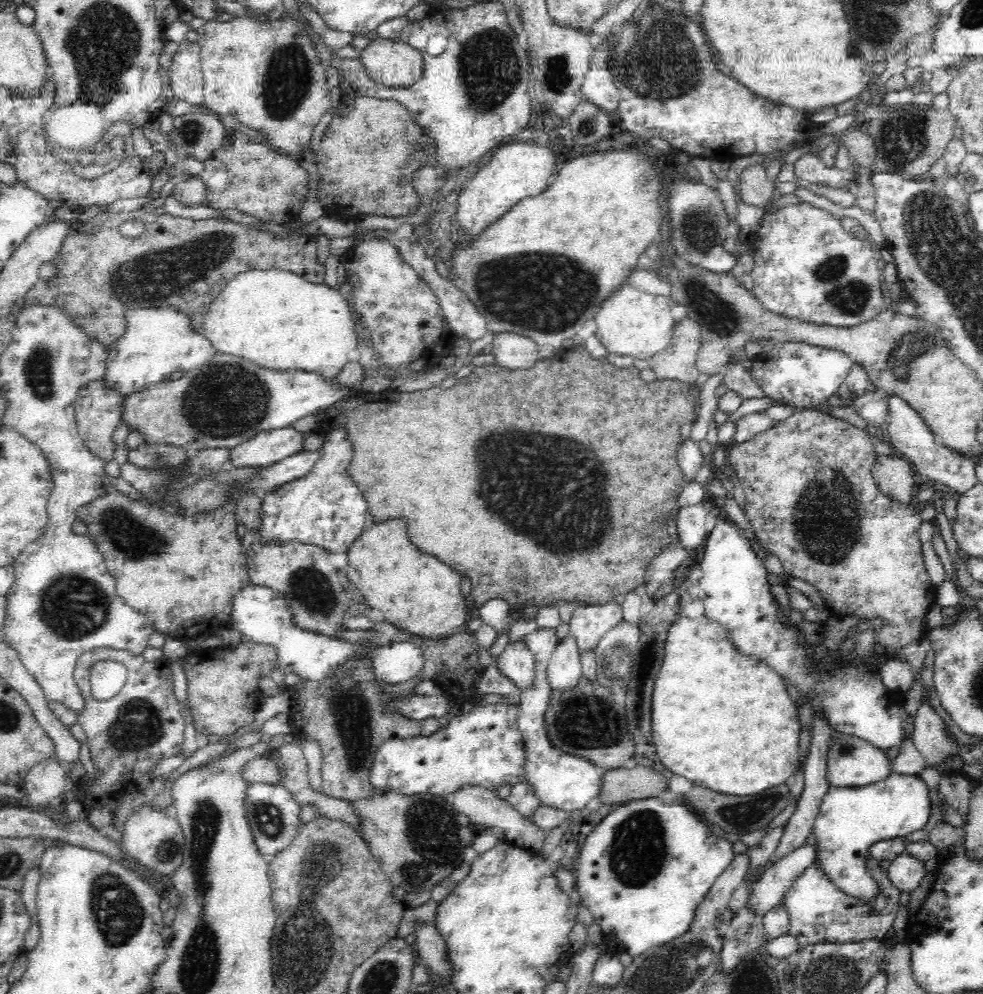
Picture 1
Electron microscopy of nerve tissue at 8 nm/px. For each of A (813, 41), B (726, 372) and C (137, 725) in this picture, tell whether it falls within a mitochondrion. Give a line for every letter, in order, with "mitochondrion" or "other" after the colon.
A: other
B: other
C: mitochondrion

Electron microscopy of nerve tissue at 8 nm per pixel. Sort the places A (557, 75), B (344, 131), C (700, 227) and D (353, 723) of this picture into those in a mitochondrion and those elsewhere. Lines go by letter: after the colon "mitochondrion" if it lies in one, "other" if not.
A: mitochondrion
B: other
C: mitochondrion
D: mitochondrion

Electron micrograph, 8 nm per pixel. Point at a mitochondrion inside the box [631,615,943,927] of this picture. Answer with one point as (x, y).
(765, 805)

